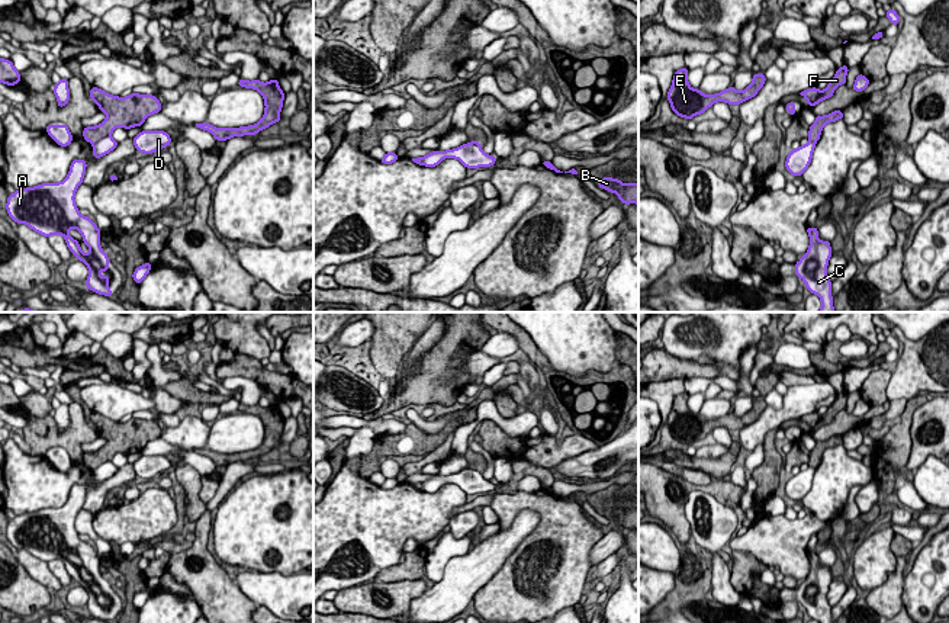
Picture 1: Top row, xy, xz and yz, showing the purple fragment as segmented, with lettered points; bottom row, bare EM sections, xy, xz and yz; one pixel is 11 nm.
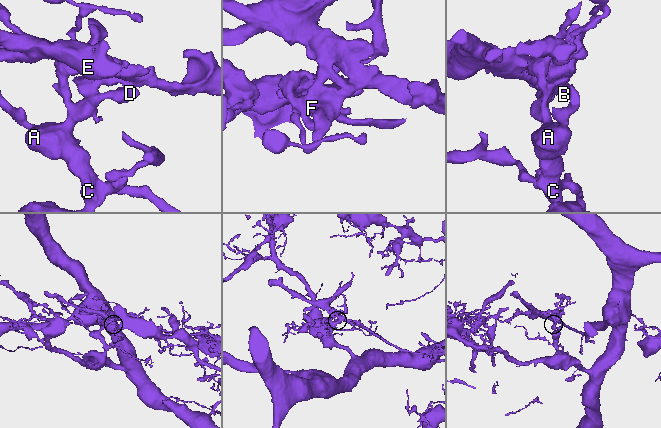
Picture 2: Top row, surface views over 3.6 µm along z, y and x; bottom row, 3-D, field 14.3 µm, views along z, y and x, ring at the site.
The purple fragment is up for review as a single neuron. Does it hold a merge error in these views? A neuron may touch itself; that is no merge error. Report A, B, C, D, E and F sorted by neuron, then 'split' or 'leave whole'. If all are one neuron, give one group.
groups A C D / B E F; split

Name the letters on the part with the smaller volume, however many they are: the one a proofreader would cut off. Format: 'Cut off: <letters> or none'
Cut off: B, E, F

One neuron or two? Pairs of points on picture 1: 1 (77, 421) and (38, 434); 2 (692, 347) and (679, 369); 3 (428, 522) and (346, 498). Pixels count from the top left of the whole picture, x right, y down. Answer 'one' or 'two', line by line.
1: one
2: two
3: one

